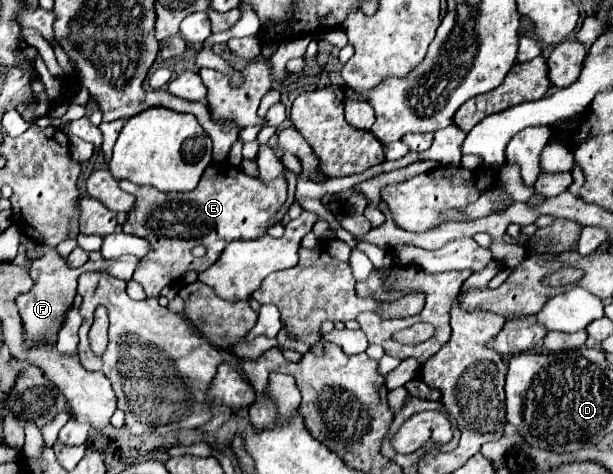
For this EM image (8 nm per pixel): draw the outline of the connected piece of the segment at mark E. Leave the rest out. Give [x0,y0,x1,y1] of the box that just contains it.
[120,163,288,297]

